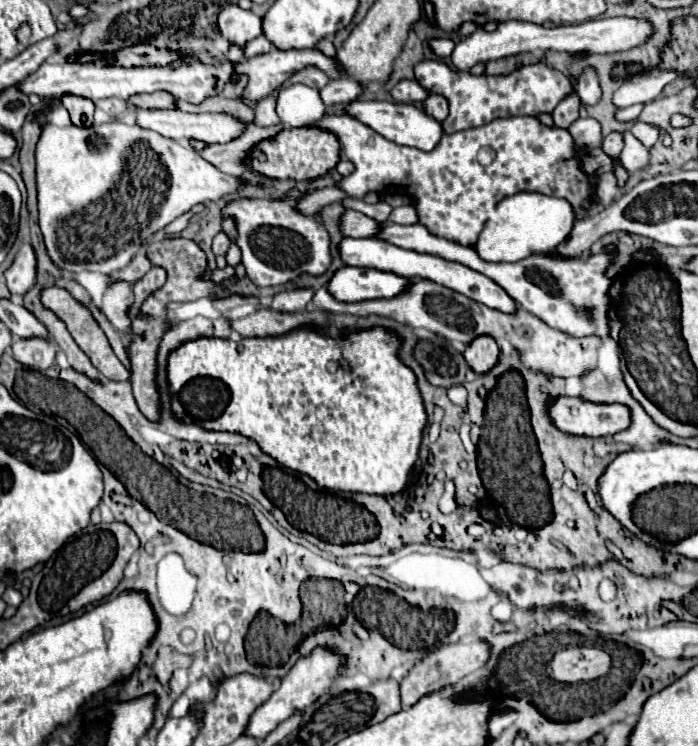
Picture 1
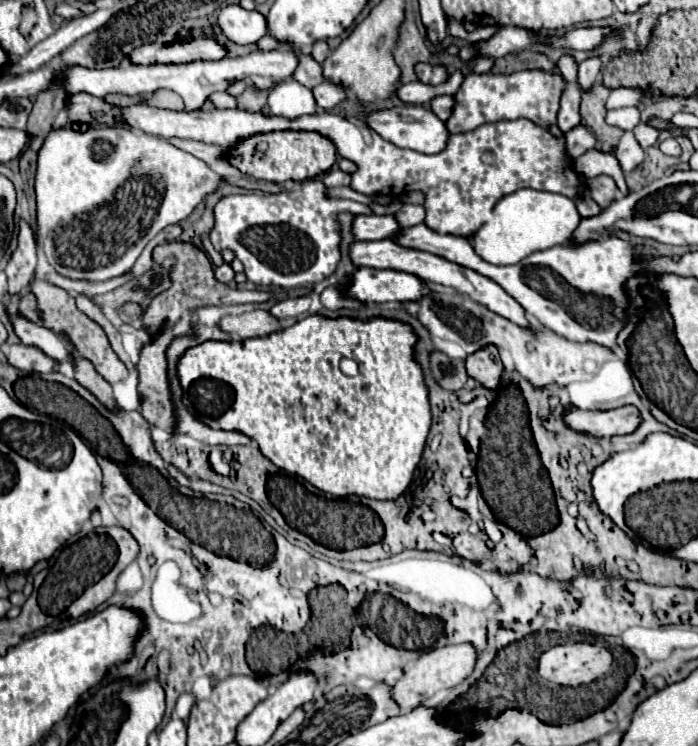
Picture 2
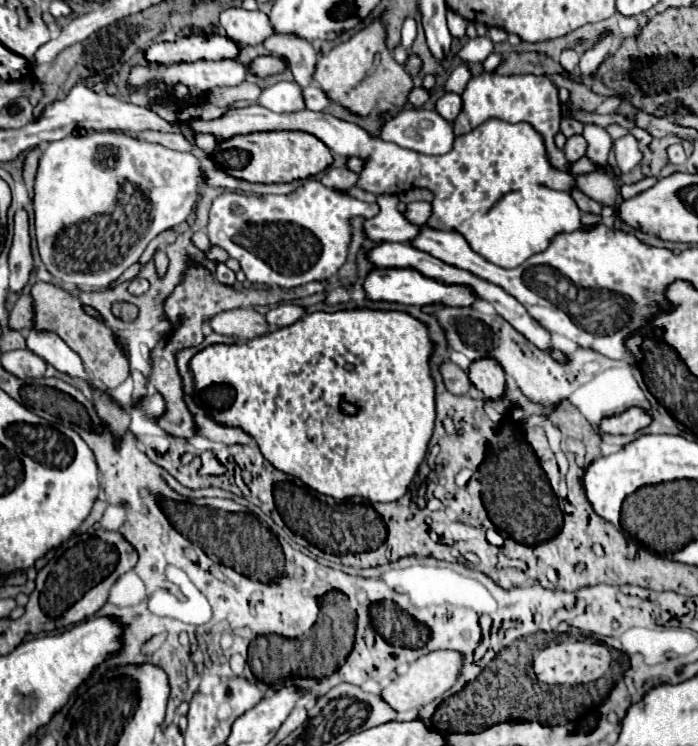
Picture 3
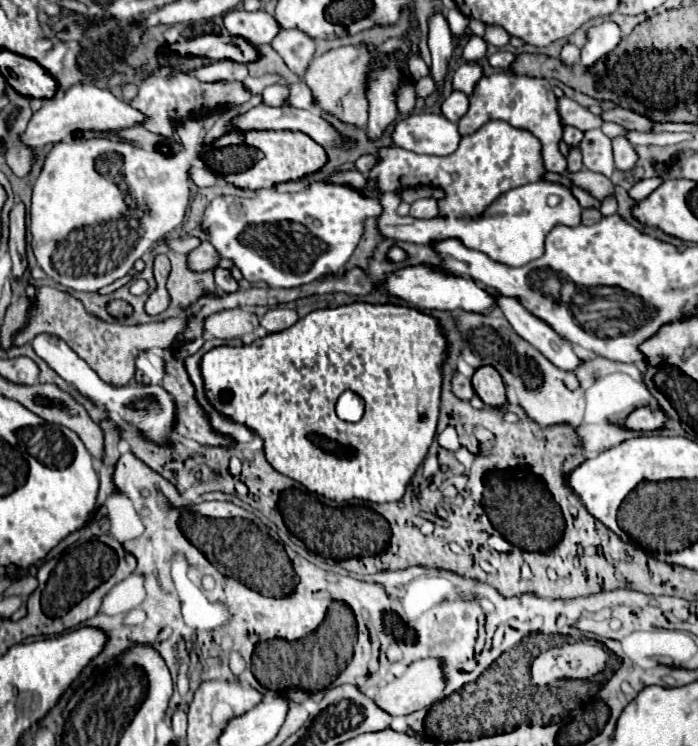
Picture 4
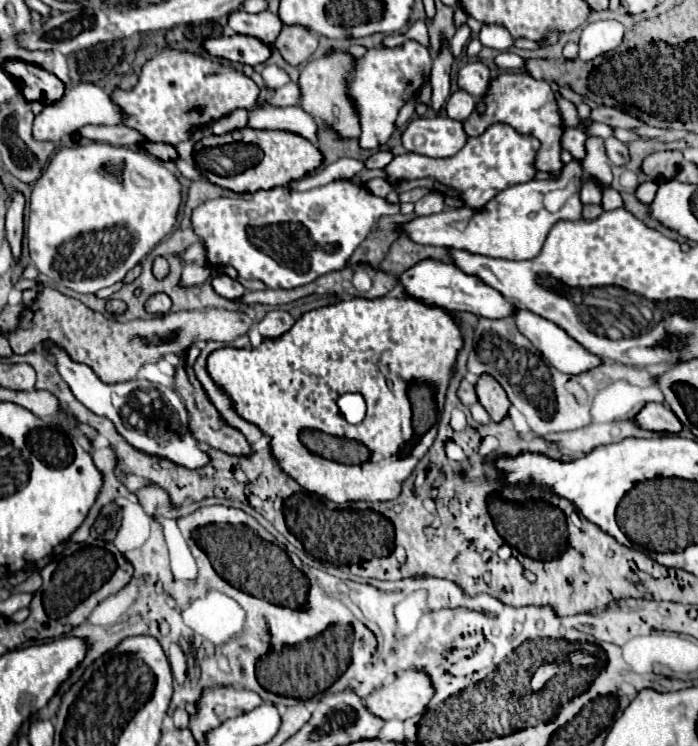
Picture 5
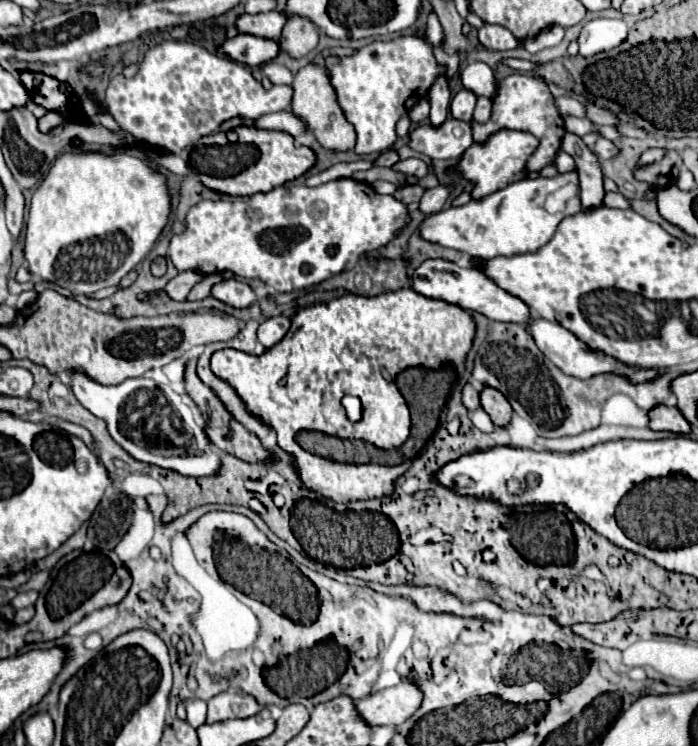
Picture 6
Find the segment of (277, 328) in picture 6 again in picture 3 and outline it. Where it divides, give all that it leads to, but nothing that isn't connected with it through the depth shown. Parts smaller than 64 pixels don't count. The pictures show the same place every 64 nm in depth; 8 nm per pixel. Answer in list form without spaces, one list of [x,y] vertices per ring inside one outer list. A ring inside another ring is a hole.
[[[282,304],[276,306],[274,310],[271,310],[266,314],[266,322],[268,322],[270,326],[284,328],[284,326],[294,324],[294,322],[300,320],[302,316],[304,316],[304,308],[294,306],[294,304]]]

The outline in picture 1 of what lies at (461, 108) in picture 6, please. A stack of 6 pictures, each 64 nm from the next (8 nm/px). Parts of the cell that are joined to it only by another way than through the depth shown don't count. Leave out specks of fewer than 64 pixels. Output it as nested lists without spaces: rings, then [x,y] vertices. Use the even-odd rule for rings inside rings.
[[[430,94],[428,100],[424,102],[424,110],[426,110],[426,114],[430,114],[438,122],[442,122],[448,116],[448,100],[440,94]]]

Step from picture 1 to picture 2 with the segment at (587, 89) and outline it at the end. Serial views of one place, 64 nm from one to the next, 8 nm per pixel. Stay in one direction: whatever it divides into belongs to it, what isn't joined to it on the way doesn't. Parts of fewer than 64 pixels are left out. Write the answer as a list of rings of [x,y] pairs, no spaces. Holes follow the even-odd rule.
[[[590,56],[578,66],[578,82],[582,88],[590,88],[602,68],[602,58],[600,56]]]

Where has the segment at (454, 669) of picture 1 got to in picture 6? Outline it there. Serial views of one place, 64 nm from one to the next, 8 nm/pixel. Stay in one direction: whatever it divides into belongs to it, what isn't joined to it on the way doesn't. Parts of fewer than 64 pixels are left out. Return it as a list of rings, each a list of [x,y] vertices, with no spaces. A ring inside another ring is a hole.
[[[402,680],[398,686],[380,690],[356,702],[356,710],[368,726],[388,726],[402,724],[408,720],[422,702],[422,692],[410,682]]]

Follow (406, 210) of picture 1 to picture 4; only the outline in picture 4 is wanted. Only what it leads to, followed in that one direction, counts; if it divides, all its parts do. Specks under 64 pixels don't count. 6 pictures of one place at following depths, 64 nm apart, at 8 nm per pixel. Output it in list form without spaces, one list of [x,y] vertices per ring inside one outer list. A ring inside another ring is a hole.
[[[420,198],[410,206],[410,216],[414,218],[434,218],[438,216],[438,200]]]

